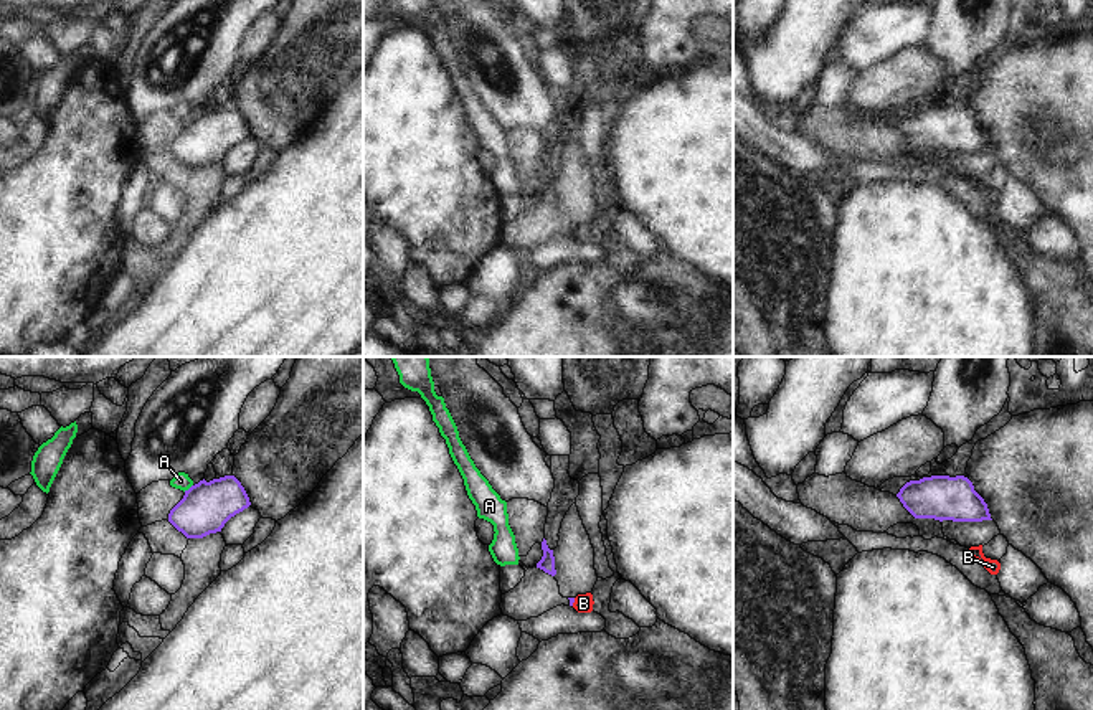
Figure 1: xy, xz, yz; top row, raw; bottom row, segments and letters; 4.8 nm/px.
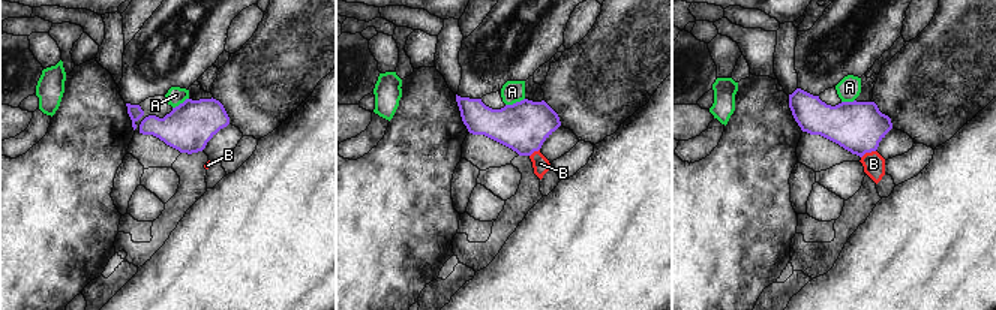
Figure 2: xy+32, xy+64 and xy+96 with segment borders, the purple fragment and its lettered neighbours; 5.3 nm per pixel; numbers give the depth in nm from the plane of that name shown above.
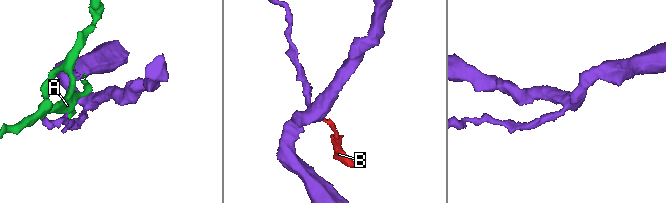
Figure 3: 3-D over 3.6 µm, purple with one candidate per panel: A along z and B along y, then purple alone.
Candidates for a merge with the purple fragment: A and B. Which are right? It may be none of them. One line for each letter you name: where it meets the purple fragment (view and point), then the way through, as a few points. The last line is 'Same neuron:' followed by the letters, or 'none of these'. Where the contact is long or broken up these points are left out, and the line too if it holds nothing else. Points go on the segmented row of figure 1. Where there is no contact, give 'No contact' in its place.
B: Touches purple at xz (573, 601). Path across: xz (572, 600), (573, 601), (583, 603)
Same neuron: B.

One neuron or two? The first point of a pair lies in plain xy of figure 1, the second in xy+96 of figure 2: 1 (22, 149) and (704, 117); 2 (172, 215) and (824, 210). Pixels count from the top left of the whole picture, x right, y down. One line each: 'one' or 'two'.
1: two
2: two

